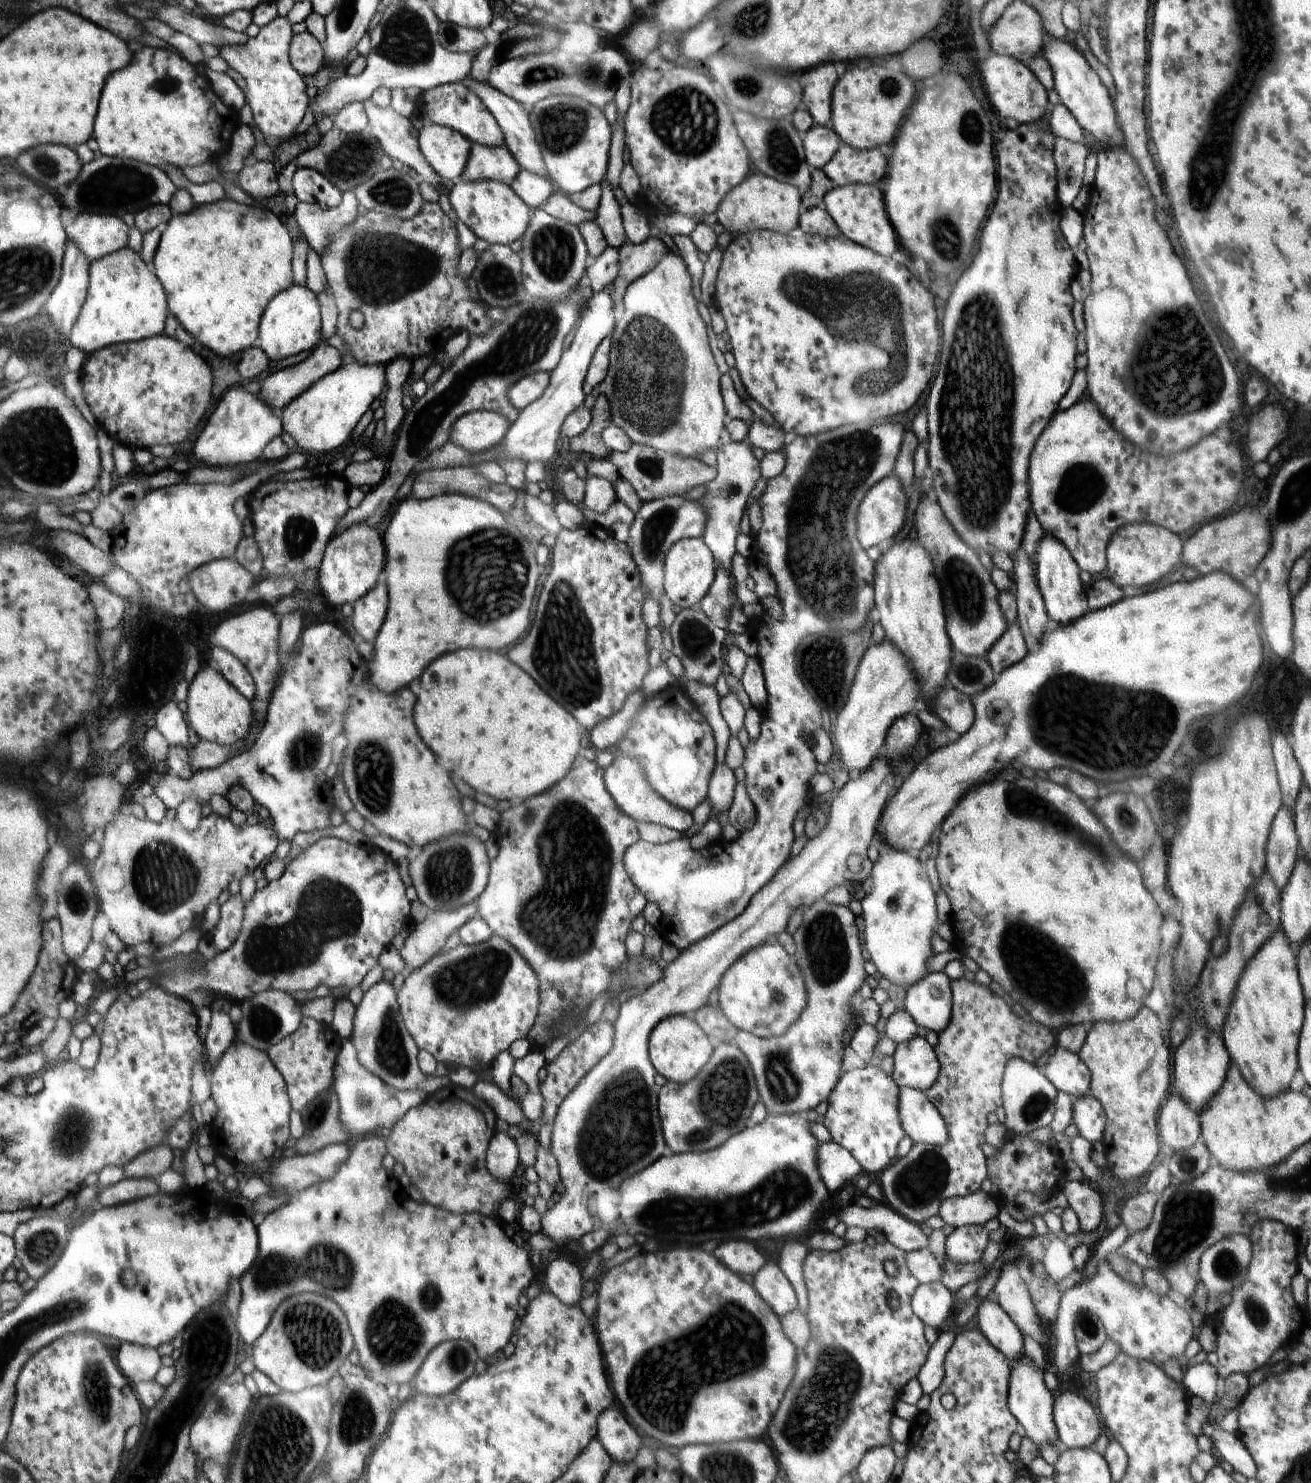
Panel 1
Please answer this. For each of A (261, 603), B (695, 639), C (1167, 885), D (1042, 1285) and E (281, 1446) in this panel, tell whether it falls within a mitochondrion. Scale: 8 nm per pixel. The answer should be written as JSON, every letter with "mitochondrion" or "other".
{"A":"other","B":"mitochondrion","C":"other","D":"mitochondrion","E":"mitochondrion"}

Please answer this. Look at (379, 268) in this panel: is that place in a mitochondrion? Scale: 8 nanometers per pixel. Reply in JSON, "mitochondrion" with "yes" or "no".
{"mitochondrion":"yes"}

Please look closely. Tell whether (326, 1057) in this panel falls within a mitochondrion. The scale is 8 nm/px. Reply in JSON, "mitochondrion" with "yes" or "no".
{"mitochondrion":"no"}

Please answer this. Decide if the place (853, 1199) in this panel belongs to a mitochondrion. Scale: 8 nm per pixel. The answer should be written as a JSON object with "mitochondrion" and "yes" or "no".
{"mitochondrion":"no"}

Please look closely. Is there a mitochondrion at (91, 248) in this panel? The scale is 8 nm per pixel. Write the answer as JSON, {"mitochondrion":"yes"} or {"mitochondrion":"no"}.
{"mitochondrion":"no"}

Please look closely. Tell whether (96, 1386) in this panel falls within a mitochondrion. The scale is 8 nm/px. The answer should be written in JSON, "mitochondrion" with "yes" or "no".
{"mitochondrion":"yes"}

